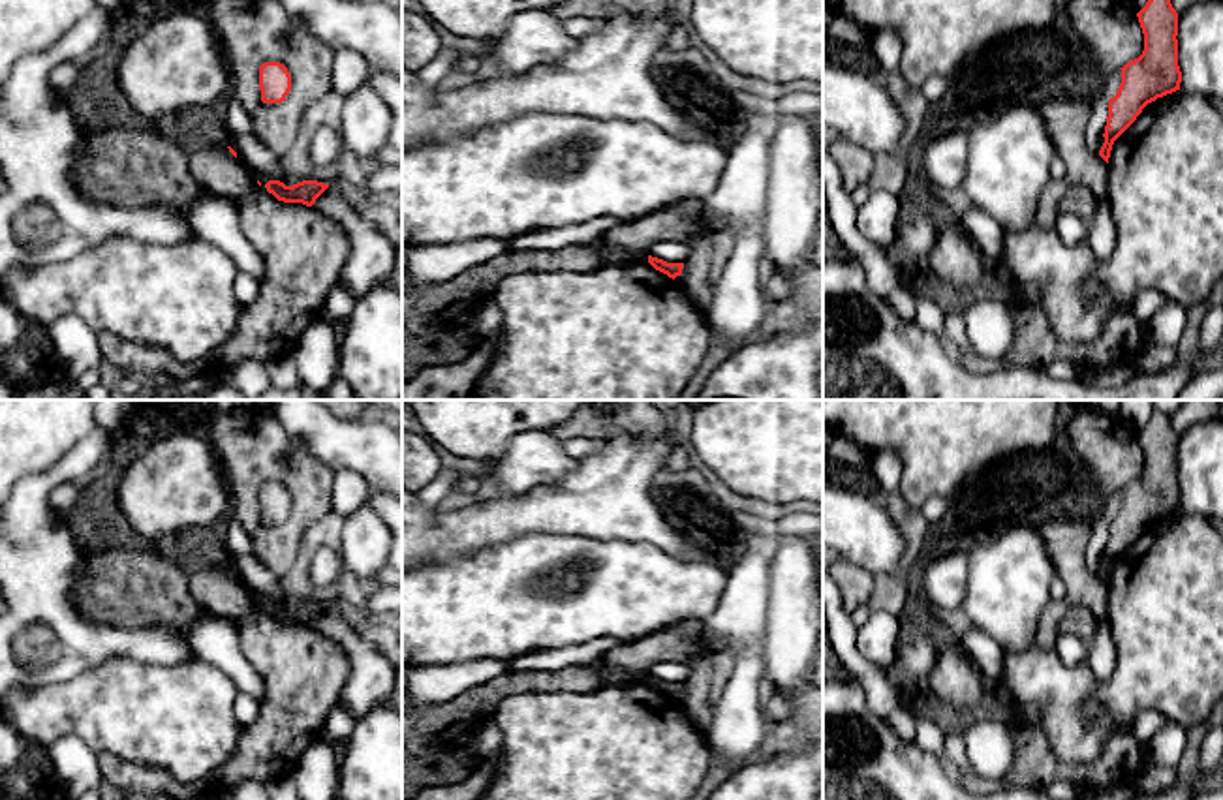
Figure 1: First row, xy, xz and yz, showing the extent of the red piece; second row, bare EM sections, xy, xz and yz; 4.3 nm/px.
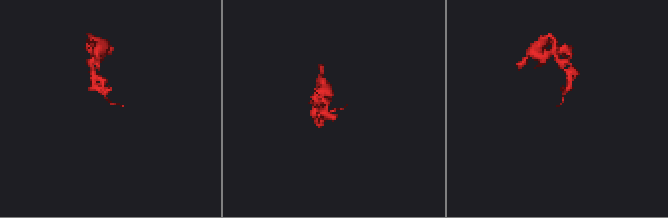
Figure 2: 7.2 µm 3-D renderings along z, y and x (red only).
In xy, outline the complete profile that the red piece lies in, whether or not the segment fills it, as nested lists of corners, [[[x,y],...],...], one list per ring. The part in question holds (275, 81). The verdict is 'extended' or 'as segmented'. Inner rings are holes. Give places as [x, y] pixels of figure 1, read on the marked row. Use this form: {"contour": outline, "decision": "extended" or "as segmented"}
{"contour": [[[280,62],[259,66],[259,90],[263,103],[282,103],[291,90],[291,75]]], "decision": "as segmented"}

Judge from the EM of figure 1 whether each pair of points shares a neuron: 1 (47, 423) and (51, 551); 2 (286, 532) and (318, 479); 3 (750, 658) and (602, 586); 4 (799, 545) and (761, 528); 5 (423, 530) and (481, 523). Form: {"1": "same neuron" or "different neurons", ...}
{"1": "different neurons", "2": "same neuron", "3": "different neurons", "4": "different neurons", "5": "same neuron"}

